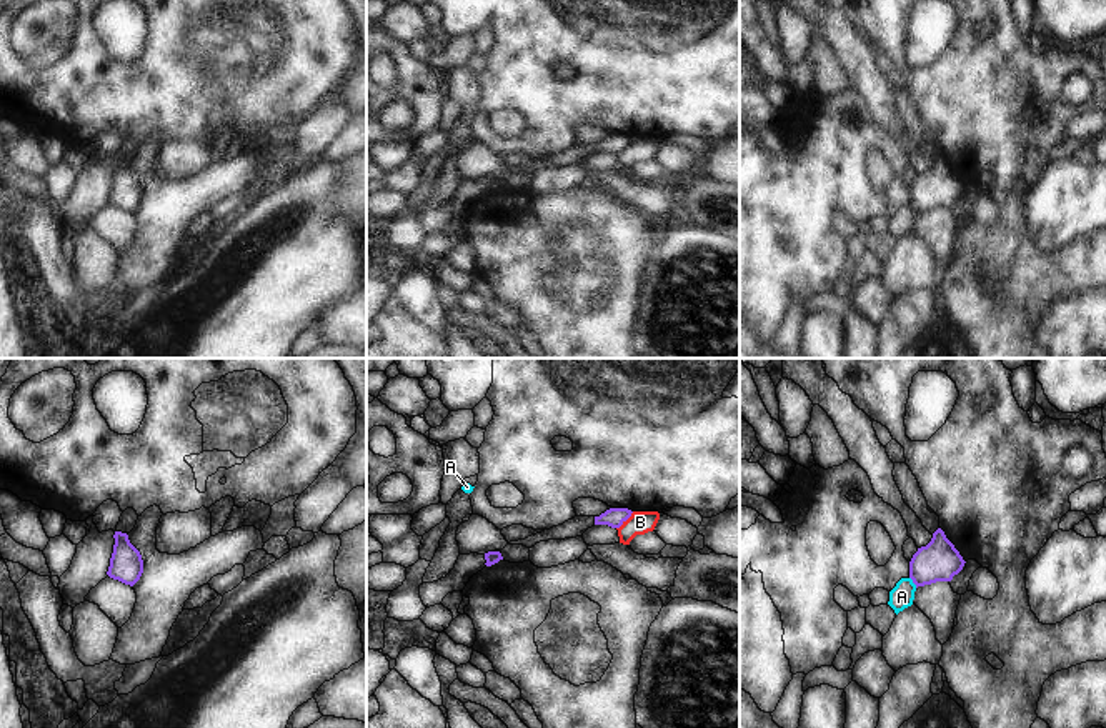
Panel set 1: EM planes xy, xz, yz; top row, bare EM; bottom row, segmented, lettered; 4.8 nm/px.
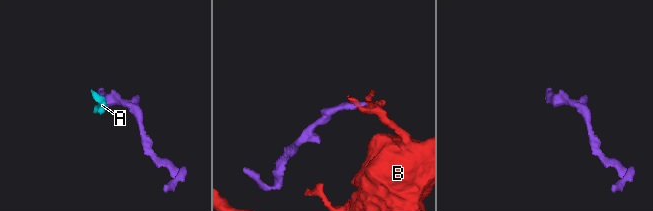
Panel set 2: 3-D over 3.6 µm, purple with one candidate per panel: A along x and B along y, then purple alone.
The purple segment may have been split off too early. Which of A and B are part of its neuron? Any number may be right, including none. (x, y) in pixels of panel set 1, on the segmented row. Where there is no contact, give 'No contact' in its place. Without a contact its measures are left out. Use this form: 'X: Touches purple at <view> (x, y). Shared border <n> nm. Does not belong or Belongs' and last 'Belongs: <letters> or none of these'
A: Touches purple at yz (913, 582). Shared border 70 nm. Does not belong
B: Touches purple at xz (625, 520). Shared border 120 nm. Does not belong
Belongs: none of these

